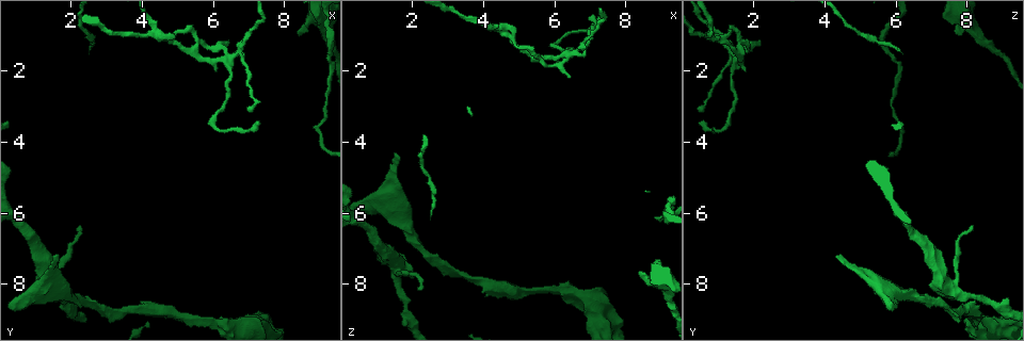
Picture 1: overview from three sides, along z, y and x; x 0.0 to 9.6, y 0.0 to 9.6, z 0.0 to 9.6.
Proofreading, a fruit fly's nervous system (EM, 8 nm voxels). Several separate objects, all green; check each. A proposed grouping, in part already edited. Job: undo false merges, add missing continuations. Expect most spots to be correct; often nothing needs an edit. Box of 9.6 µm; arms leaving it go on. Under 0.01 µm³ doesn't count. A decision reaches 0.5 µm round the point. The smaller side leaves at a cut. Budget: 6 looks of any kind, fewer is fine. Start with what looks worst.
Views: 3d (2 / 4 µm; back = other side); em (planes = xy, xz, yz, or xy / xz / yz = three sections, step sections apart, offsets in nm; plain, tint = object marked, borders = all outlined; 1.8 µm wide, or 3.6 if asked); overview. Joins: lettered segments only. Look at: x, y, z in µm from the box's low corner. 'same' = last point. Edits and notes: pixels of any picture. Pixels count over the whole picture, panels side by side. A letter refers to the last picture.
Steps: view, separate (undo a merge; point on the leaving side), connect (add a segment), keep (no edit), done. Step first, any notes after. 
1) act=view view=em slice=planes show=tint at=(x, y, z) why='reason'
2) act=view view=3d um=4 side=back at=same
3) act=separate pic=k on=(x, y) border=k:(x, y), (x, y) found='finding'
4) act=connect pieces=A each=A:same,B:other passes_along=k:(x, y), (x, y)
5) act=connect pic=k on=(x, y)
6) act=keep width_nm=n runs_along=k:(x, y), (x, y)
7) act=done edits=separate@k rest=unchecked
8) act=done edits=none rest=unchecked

act=view view=3d um=2 at=(6.35, 1.70, 1.50) why='four arms meet'

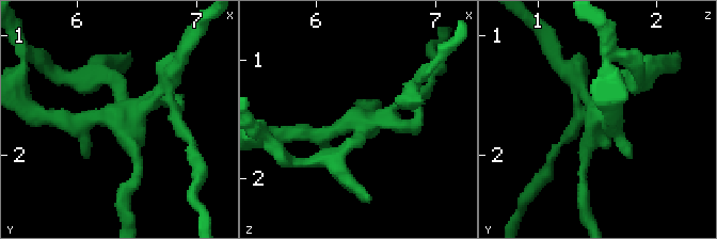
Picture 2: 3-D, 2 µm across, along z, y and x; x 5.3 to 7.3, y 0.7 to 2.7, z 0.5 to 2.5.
act=view view=em slice=planes show=borders at=(6.36, 1.72, 1.52) arms=4 why='now the EM'

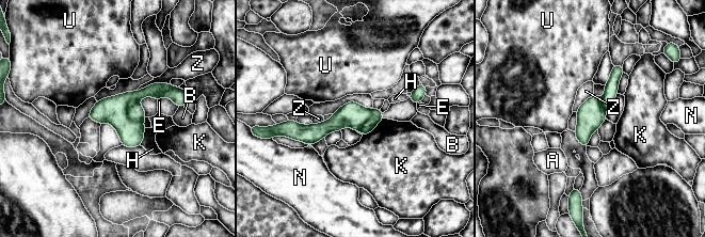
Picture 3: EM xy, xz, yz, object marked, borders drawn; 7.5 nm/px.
act=separate pic=3 on=(135, 112) longest_contact=Z:280nm each=A:other,B:other,E:other,H:other,K:other,N:other,U:other,Z:other part_leaving=3:(619, 67), (606, 105) found='two neurons meet here'

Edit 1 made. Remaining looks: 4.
act=view view=3d um=4 at=(1.60, 8.05, 7.45) why='small branch off a trunk'

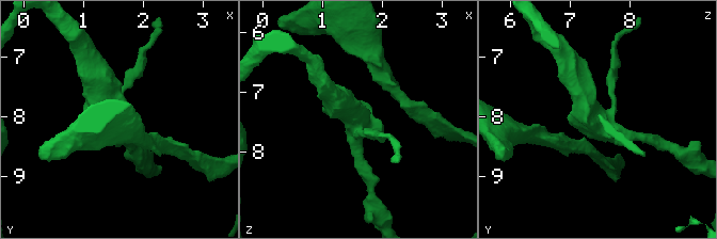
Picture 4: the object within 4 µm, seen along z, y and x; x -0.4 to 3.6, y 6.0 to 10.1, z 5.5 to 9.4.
act=view view=em slice=xz step=4 show=tint at=(1.60, 8.05, 7.45) arms=3

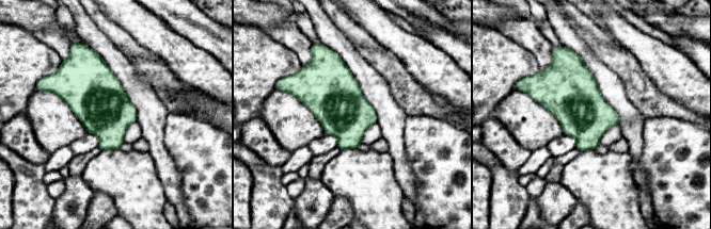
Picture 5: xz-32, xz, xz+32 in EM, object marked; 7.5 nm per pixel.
act=view view=em slice=planes show=borders at=same

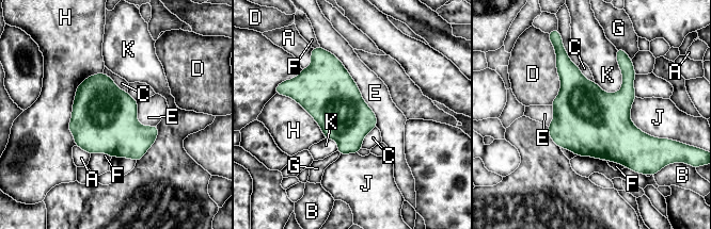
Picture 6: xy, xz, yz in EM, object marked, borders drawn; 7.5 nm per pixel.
act=keep width_nm=400 longest_contact=E:750nm each=A:other,B:other,C:other,D:other,E:other,F:other,G:other,H:other,J:other,K:other found='all the same neuron'

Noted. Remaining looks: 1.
act=done edits=separate@3 rest=unchecked

